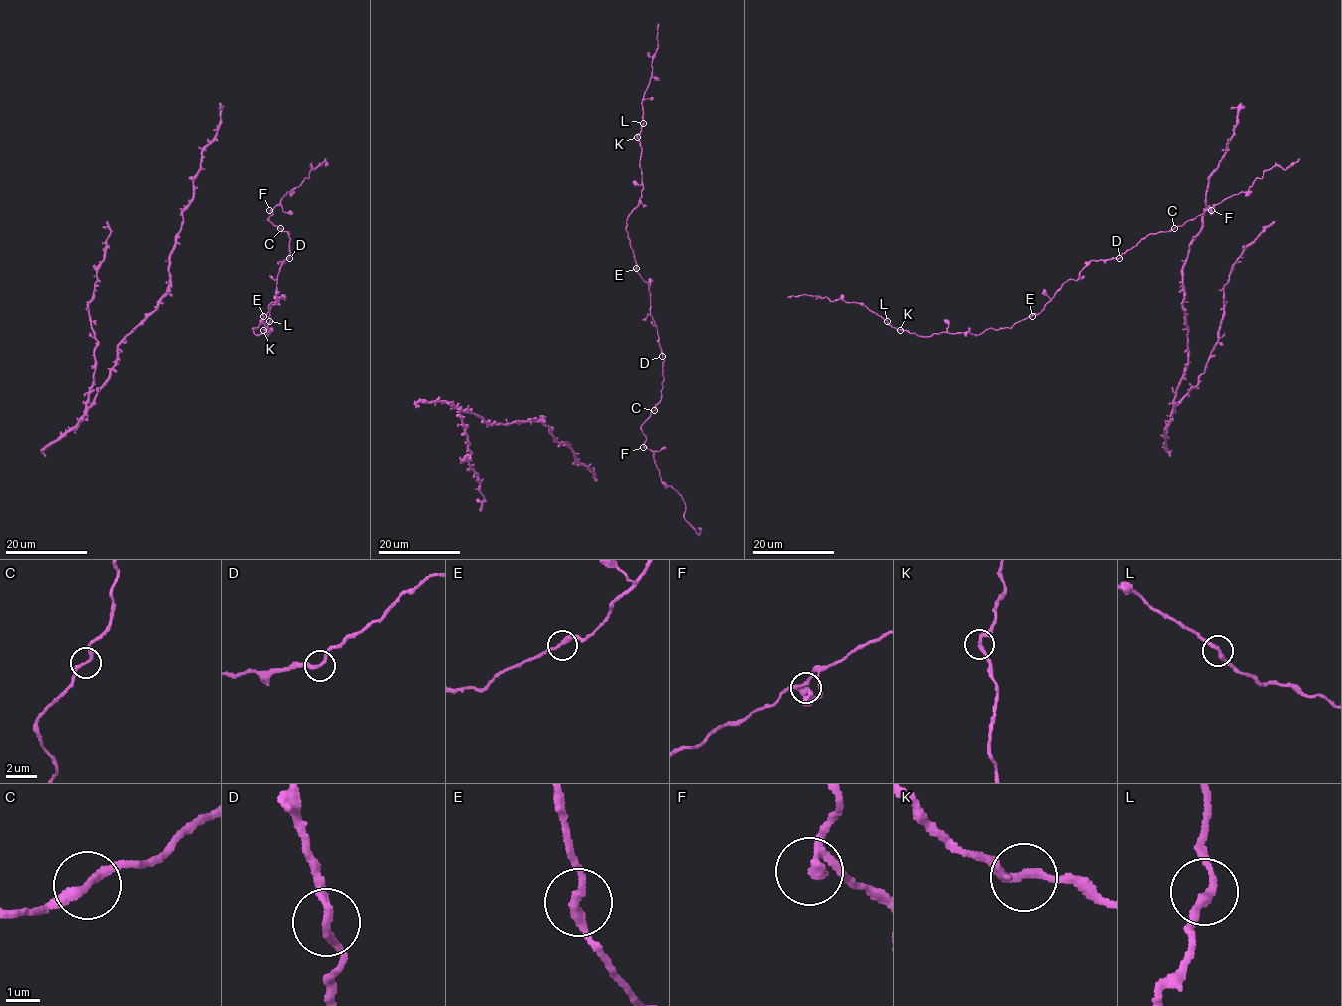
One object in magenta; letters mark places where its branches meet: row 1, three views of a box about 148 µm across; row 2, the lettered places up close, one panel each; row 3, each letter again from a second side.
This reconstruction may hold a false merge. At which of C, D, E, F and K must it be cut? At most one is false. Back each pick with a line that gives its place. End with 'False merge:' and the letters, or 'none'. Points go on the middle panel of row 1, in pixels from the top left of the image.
False merge: none

